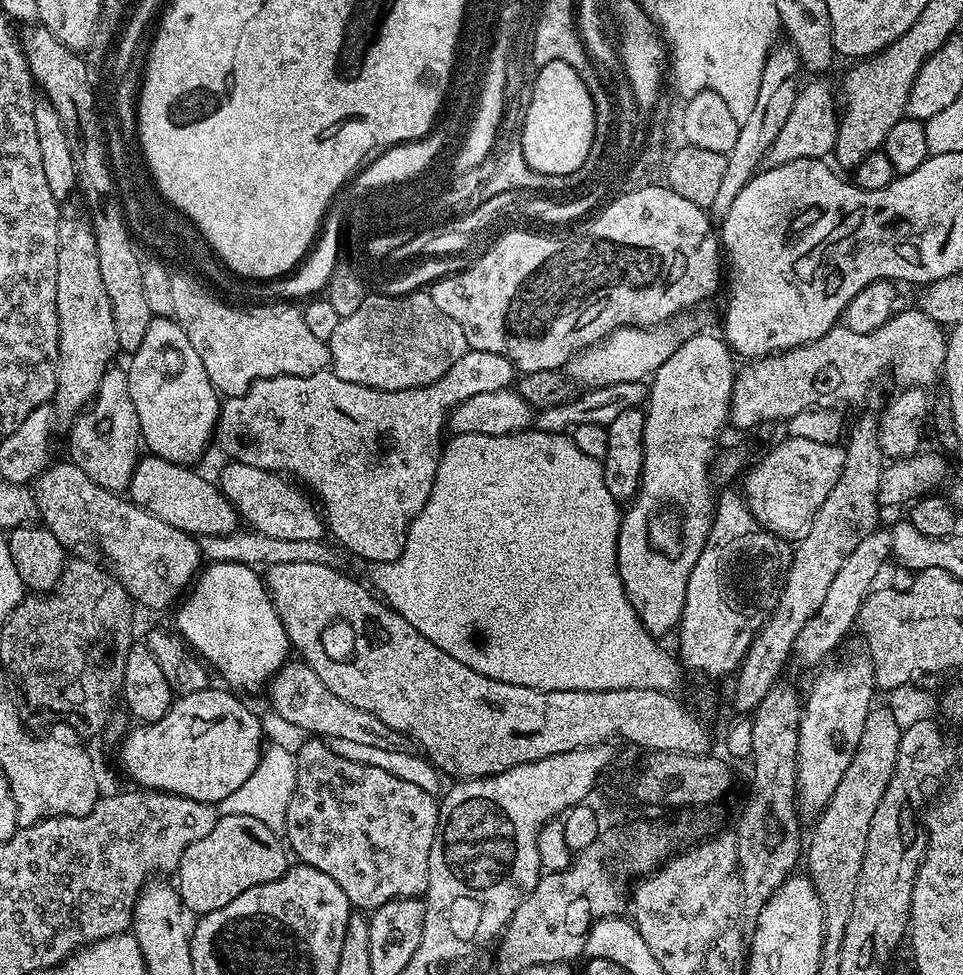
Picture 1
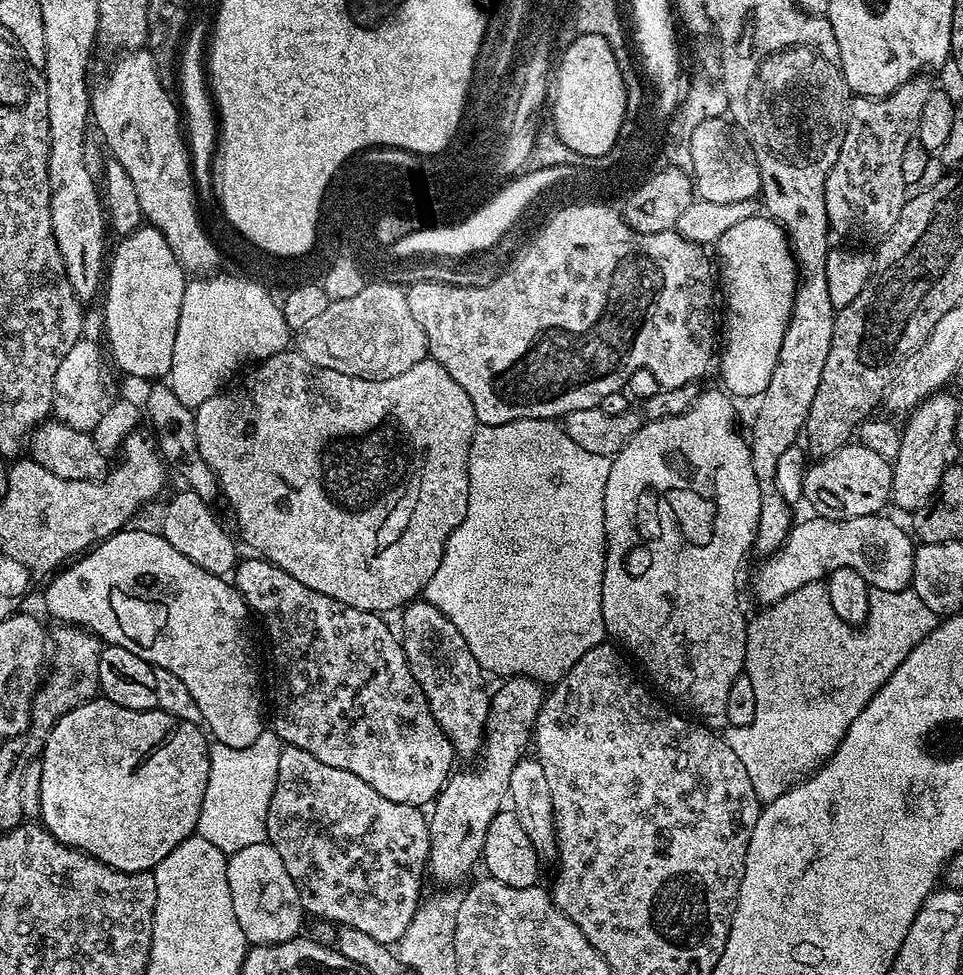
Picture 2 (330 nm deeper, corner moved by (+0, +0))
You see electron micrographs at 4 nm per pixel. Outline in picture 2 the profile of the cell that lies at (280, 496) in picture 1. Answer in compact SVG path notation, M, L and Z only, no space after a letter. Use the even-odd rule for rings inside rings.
M181 490L164 508L162 535L166 542L170 542L170 546L174 546L174 550L178 550L178 554L186 554L186 558L202 566L202 570L215 576L227 577L238 563L237 541L228 537L223 526L212 517L208 508L211 508L209 501L198 498L198 494L193 492Z

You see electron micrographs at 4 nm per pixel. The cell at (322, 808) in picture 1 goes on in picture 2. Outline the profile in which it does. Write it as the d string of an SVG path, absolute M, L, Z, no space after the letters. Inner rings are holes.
M284 746L278 754L278 778L266 818L267 843L278 850L278 858L294 878L305 913L333 920L336 926L354 926L354 930L363 930L370 938L392 946L403 938L422 903L420 883L426 880L430 834L428 816L420 812L423 811L417 805L382 798L374 786L366 786L350 770L326 766L306 750Z

